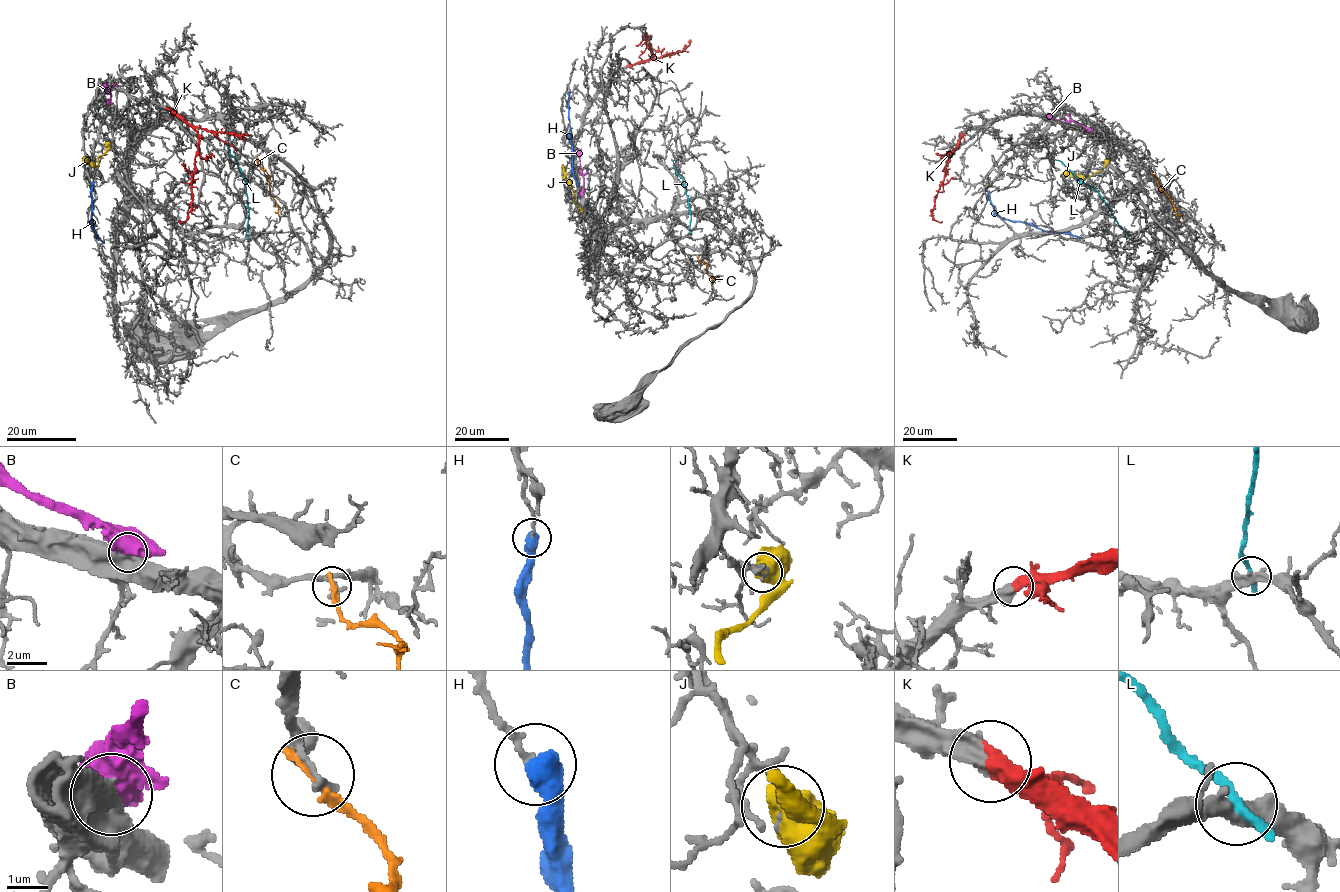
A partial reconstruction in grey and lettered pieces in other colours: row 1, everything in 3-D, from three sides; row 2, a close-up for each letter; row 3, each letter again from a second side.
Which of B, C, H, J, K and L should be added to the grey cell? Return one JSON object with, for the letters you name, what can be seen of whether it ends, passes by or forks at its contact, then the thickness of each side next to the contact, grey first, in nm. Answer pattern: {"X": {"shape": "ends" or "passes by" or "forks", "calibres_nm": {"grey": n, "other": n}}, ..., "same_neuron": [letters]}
{"K": {"shape": "ends", "calibres_nm": {"grey": 550, "other": 480}}, "same_neuron": ["K"]}

